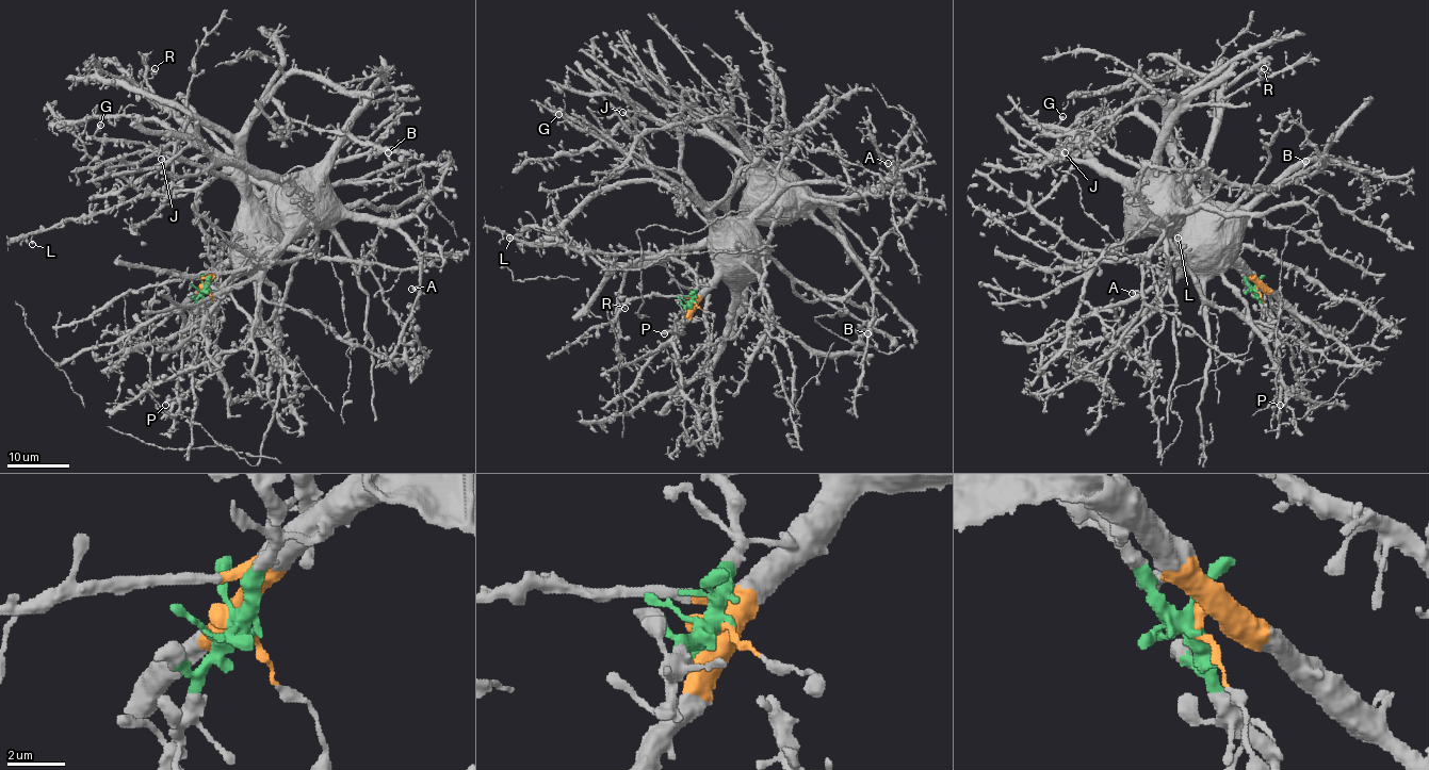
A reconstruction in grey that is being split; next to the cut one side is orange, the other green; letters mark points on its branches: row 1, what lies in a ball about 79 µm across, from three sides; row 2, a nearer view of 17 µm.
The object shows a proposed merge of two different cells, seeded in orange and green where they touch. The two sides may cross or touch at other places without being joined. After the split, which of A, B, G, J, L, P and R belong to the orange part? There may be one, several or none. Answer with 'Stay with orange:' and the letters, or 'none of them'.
Stay with orange: B, G, J

